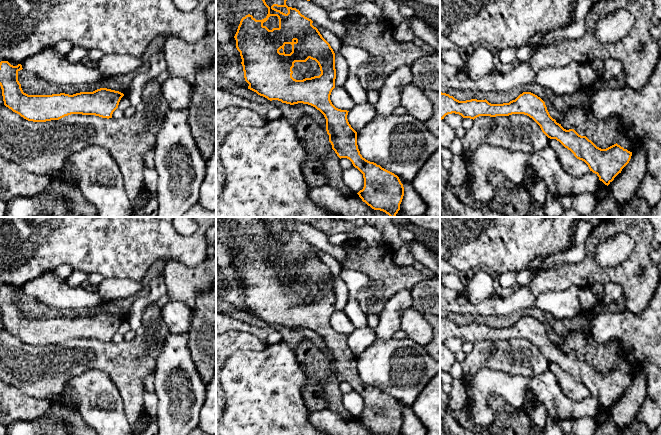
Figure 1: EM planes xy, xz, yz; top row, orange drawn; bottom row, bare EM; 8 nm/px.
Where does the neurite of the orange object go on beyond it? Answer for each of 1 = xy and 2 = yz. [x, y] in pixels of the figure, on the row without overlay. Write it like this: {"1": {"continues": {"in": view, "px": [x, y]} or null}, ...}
{"1": {"continues": null}, "2": {"continues": null}}

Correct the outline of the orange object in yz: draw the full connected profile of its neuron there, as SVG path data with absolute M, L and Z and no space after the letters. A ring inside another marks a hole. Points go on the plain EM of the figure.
M440 316L440 344L452 337L473 344L479 340L527 339L540 350L548 362L556 363L577 383L584 385L590 395L607 410L621 397L632 380L632 376L617 367L601 373L574 353L564 353L550 340L545 326L531 316L523 316L515 324L503 328L491 328L486 323L459 325L449 318Z

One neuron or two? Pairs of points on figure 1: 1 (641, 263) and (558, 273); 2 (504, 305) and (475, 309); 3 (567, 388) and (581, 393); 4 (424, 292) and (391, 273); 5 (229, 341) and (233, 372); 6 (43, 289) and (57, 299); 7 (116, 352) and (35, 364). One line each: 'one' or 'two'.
1: one
2: one
3: one
4: two
5: two
6: one
7: one

